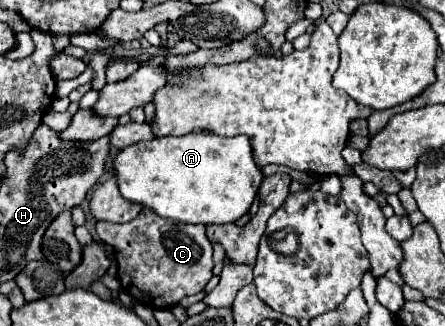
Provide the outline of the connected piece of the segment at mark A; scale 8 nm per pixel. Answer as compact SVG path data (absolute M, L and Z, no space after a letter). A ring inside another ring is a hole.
M188 133L184 137L154 137L134 143L114 157L114 175L124 199L150 207L160 217L180 223L232 223L252 205L262 183L246 135L218 137Z

